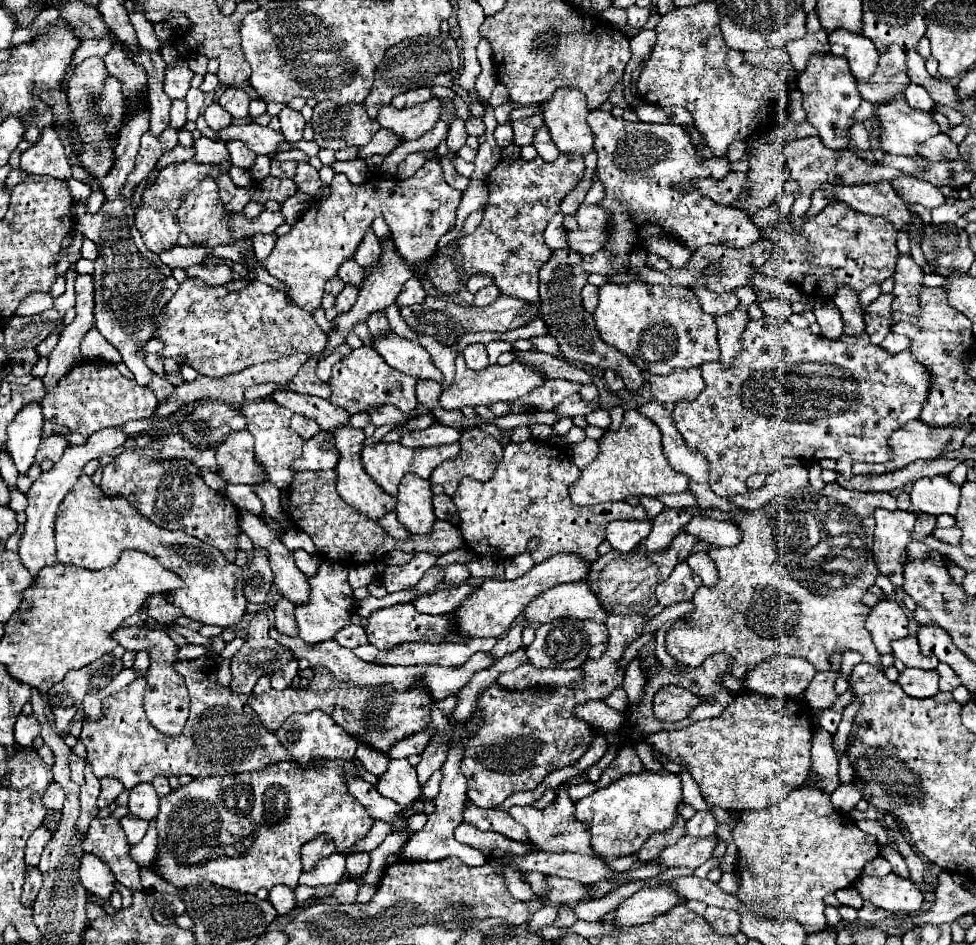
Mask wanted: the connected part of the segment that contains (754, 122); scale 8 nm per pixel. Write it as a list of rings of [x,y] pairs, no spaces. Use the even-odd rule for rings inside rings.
[[[702,2],[688,8],[676,8],[662,16],[656,26],[656,46],[638,76],[636,88],[638,98],[654,106],[682,106],[692,118],[702,142],[712,150],[714,156],[726,156],[728,146],[736,140],[748,140],[754,134],[774,130],[788,118],[788,84],[772,70],[752,66],[744,62],[742,54],[732,50],[720,32],[718,8],[714,2]]]

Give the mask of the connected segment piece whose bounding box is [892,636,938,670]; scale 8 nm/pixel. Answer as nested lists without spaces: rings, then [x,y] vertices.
[[[908,636],[908,638],[902,638],[902,640],[892,642],[892,648],[894,648],[894,656],[900,658],[910,668],[934,670],[938,666],[938,658],[928,658],[928,656],[924,656],[920,652],[918,640],[914,636]]]

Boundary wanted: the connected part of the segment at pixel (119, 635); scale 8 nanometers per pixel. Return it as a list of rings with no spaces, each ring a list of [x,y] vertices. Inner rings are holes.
[[[130,626],[130,628],[120,628],[116,630],[116,634],[112,636],[118,640],[118,644],[122,644],[126,650],[148,650],[150,652],[150,670],[146,674],[146,692],[144,692],[144,710],[148,714],[148,720],[152,722],[152,726],[166,734],[166,736],[174,736],[180,734],[184,730],[186,718],[188,718],[188,692],[184,686],[184,680],[180,678],[180,674],[172,668],[172,662],[176,662],[176,650],[178,646],[170,640],[170,636],[166,634],[166,630],[162,628],[148,628],[148,626]]]

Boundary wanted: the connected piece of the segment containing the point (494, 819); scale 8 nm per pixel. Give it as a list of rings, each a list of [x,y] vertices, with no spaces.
[[[466,800],[462,810],[462,822],[476,826],[478,830],[492,830],[498,834],[504,834],[518,842],[528,842],[528,836],[524,834],[524,826],[520,826],[512,816],[508,816],[506,810],[494,810],[494,808],[478,808],[474,802]]]

